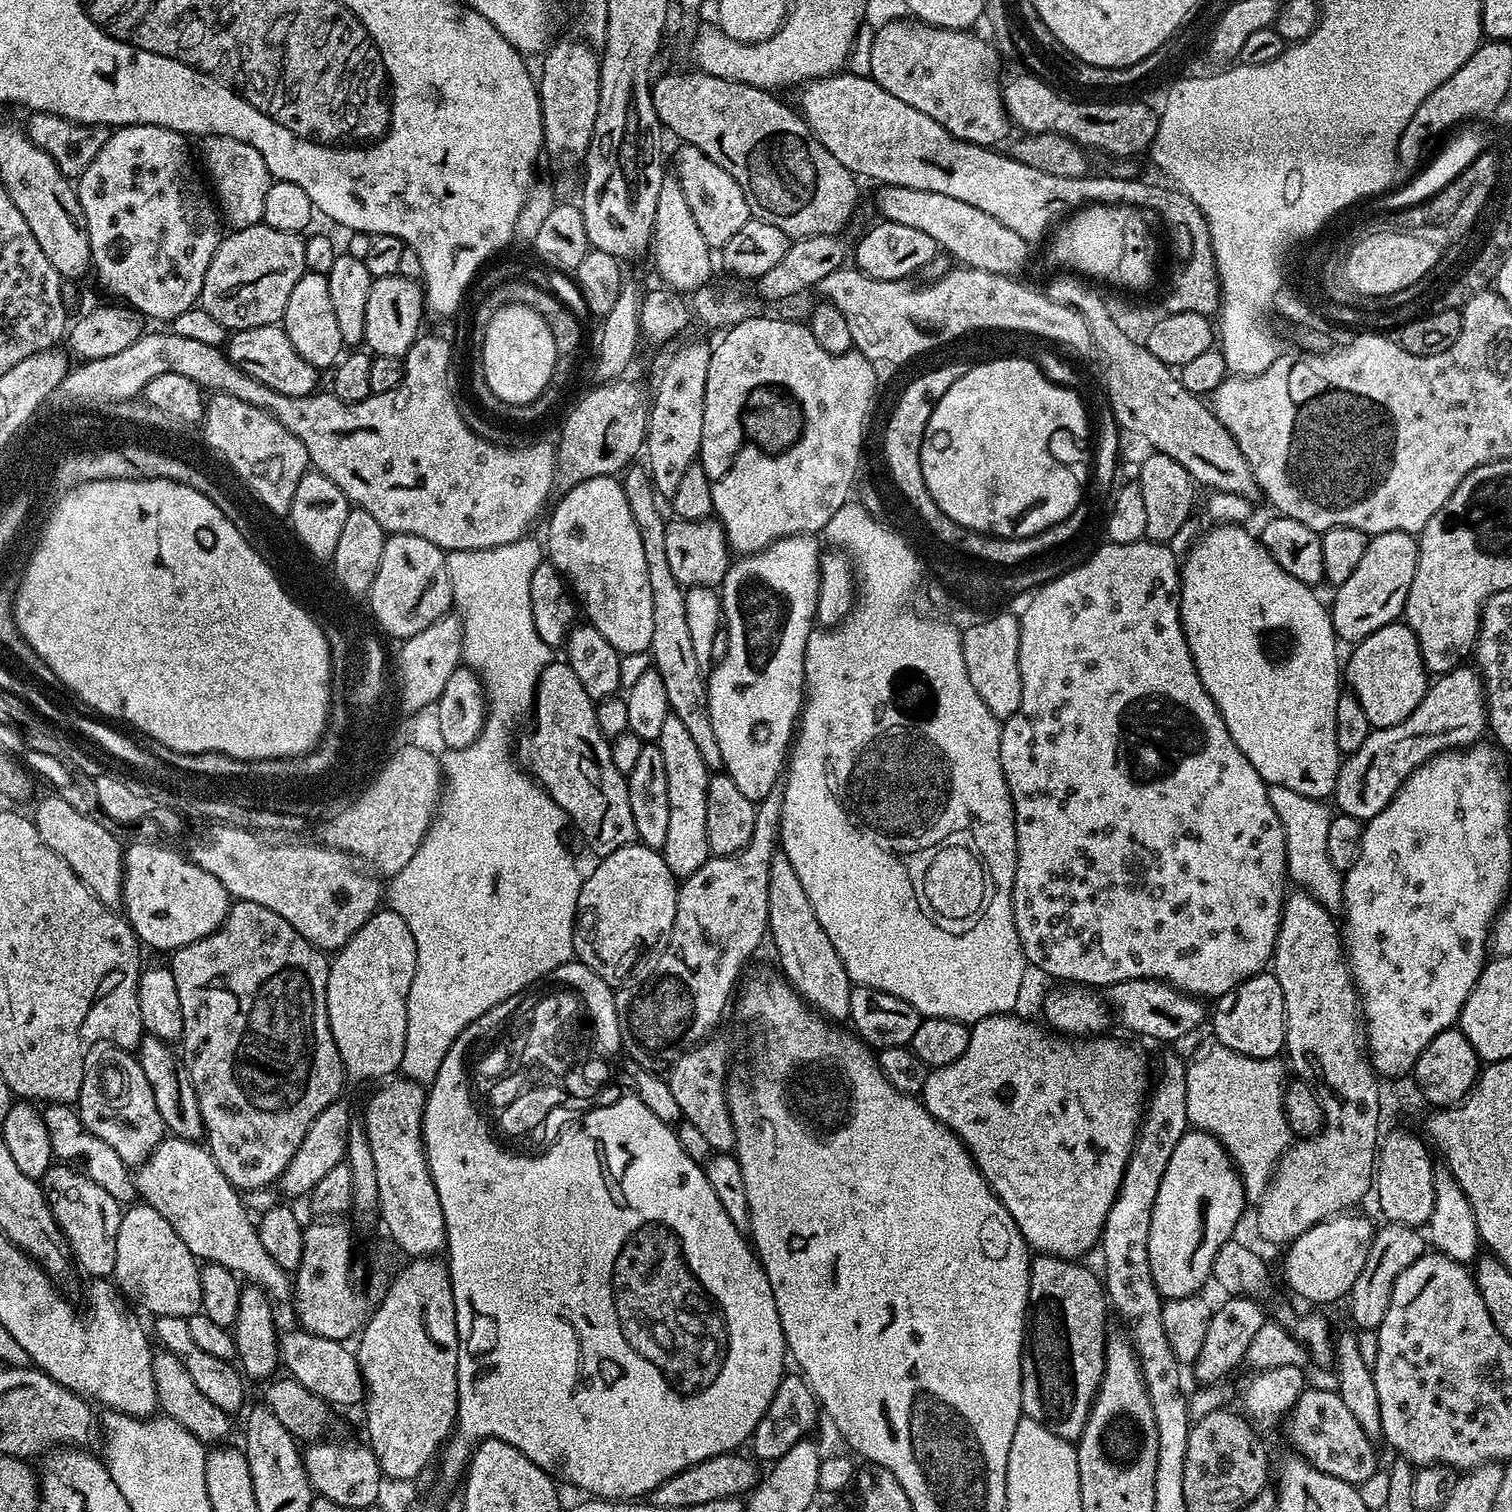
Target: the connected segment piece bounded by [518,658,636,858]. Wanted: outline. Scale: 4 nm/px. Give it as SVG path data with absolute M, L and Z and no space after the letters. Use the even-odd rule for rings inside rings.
M553 659L546 670L542 670L536 687L534 707L530 713L531 720L532 729L528 736L521 740L519 737L518 740L519 759L532 779L548 791L550 798L554 798L554 802L564 811L565 817L580 831L587 851L597 852L597 857L603 858L614 850L633 843L636 840L636 827L634 814L630 814L630 794L625 773L614 767L614 758L610 758L611 743L602 734L602 730L598 730L596 704L590 694L586 694L582 682L578 682L578 674L574 674L574 670L570 670L563 659Z

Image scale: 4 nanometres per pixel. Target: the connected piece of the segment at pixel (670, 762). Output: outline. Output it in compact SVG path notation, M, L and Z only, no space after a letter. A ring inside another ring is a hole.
M669 714L663 723L658 741L666 765L666 790L670 794L670 819L662 855L672 875L683 878L694 874L710 859L706 842L706 794L710 769L702 762L698 746L691 740L686 726L678 717Z

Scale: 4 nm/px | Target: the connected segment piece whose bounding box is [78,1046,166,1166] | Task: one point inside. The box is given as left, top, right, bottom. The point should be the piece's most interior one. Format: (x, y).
(130, 1124)

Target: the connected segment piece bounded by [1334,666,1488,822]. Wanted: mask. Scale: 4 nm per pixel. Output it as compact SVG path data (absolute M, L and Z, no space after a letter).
M1461 666L1443 673L1429 683L1428 693L1407 718L1394 726L1372 728L1366 742L1343 757L1334 793L1335 807L1343 815L1362 822L1380 816L1392 795L1424 761L1437 752L1460 750L1477 743L1487 728L1488 706L1479 671L1472 666Z

